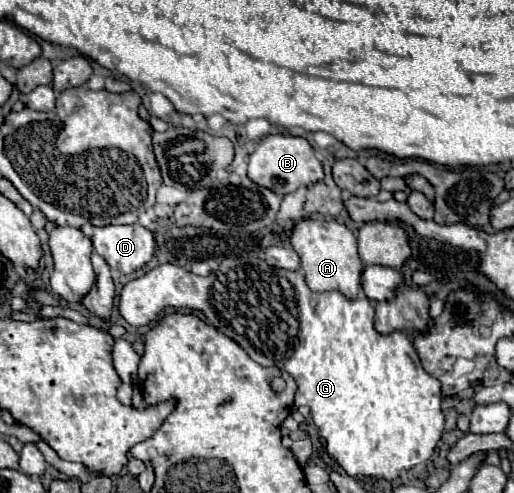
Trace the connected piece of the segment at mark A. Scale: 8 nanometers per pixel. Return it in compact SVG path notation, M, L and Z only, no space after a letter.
M303 219L293 229L291 245L301 257L301 269L311 291L341 291L347 299L355 299L359 295L365 265L357 253L357 239L345 225L337 221Z

